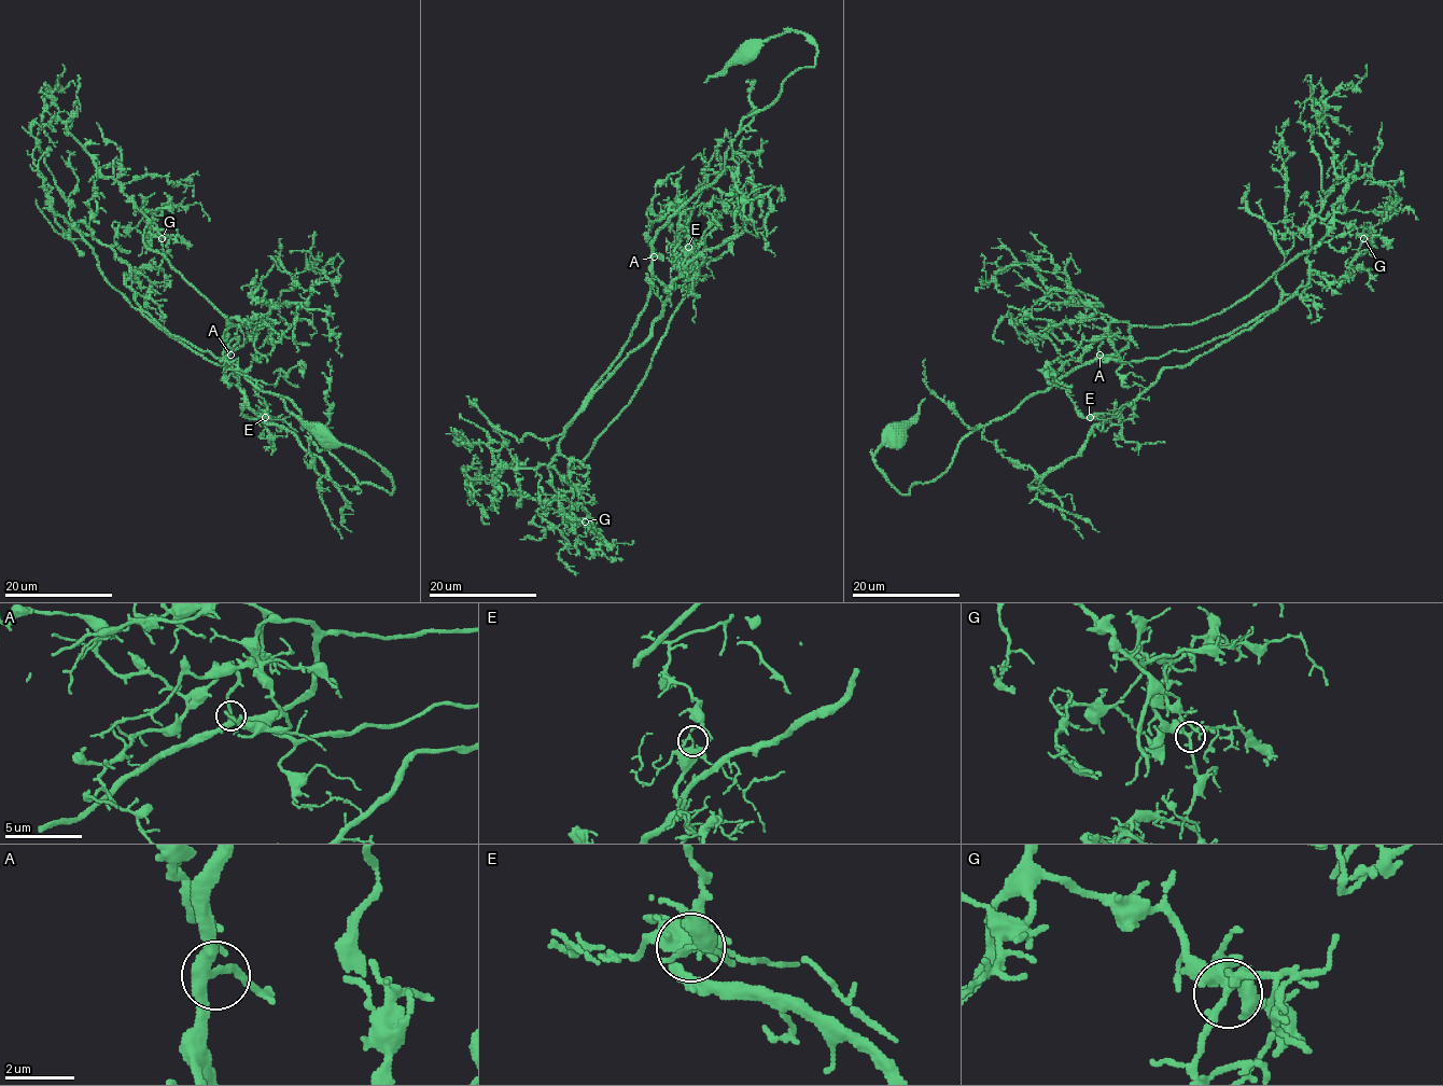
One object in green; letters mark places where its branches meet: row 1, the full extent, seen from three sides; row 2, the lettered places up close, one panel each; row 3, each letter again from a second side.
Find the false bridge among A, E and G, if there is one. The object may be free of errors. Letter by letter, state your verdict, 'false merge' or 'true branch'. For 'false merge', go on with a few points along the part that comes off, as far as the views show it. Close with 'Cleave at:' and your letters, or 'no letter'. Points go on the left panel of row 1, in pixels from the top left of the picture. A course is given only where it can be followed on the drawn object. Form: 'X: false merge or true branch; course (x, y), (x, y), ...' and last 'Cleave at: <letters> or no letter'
A: true branch
E: false merge; course (265, 417), (248, 403), (228, 366), (209, 361), (162, 330), (114, 289), (89, 244), (52, 209), (47, 183)
G: true branch
Cleave at: E

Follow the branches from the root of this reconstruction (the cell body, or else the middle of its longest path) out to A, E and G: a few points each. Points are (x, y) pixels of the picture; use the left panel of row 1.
A: (321, 434), (369, 456), (391, 478), (392, 492), (360, 483), (291, 401), (260, 391), (228, 363), (230, 354)
E: (321, 434), (369, 456), (391, 478), (392, 492), (360, 483), (291, 401), (263, 392), (255, 383), (265, 417)
G: (321, 434), (369, 456), (392, 492), (228, 363), (263, 326), (234, 324), (151, 250), (149, 221), (162, 238)

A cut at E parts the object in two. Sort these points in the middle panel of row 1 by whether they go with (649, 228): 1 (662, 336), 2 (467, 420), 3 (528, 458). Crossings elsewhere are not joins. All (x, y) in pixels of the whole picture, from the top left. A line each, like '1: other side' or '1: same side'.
1: same side
2: same side
3: same side

